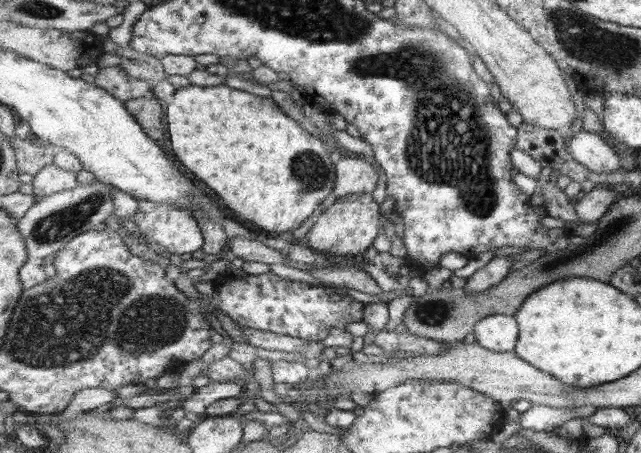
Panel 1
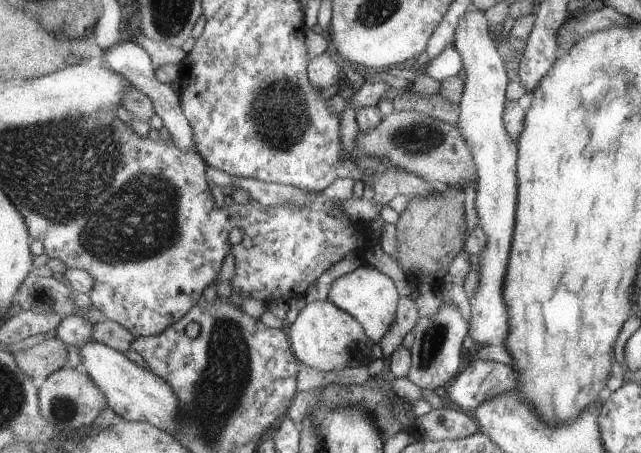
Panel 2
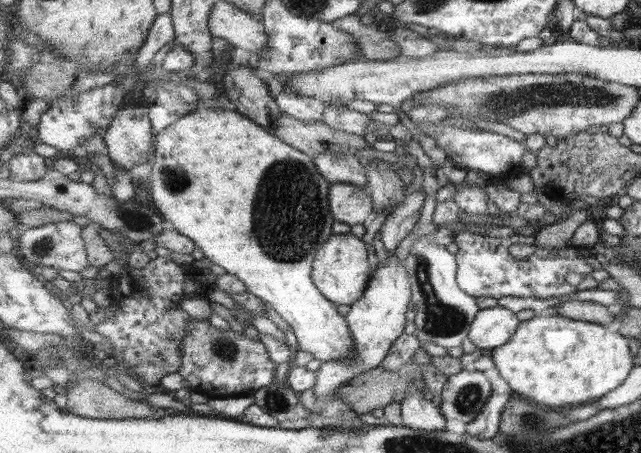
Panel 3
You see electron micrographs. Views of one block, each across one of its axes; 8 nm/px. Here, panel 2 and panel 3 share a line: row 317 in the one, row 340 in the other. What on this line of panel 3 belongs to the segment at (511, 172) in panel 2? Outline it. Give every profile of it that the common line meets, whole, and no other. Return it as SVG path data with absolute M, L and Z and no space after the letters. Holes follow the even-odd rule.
M499 303L495 307L481 309L478 312L471 324L468 337L480 349L496 350L511 340L521 323L516 312Z

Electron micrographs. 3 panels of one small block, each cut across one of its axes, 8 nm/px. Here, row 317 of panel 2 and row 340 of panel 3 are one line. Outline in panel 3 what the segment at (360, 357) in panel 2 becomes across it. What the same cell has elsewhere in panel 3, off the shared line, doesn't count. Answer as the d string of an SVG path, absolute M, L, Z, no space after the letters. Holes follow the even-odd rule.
M199 107L159 132L154 156L151 204L161 215L195 241L207 259L241 279L249 292L271 304L291 326L299 350L311 352L322 363L350 358L355 338L347 318L323 295L312 276L315 257L333 235L335 222L329 204L332 182L319 172L314 160L239 111L209 107Z

